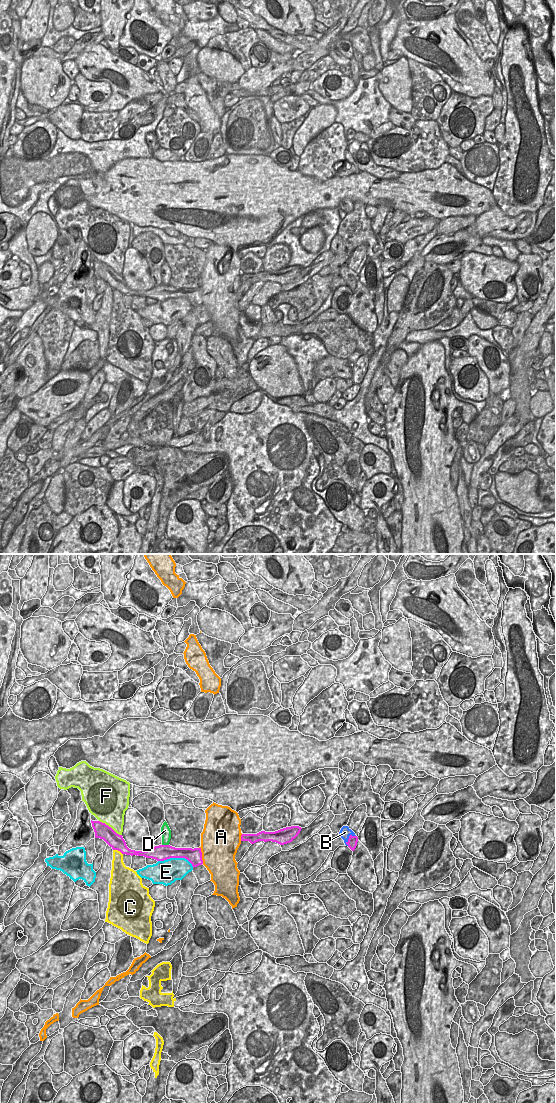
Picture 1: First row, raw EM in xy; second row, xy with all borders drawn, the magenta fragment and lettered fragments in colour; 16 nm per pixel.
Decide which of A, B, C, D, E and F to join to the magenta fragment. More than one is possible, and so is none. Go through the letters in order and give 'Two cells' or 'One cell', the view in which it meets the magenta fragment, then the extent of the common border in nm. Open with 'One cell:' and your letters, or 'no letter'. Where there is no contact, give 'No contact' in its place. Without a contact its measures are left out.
One cell: no letter
A: Two cells. Touches magenta in xy. Shared border 280 nm
B: Two cells. Touches magenta in xy. Shared border 220 nm
C: Two cells. Touches magenta in xy. Shared border 180 nm
D: Two cells. Touches magenta in xy. Shared border 110 nm
E: Two cells. Touches magenta in xy. Shared border 600 nm
F: Two cells. Touches magenta in xy. Shared border 440 nm

